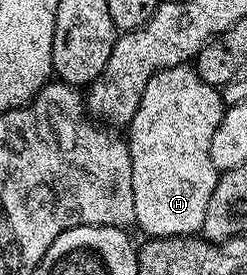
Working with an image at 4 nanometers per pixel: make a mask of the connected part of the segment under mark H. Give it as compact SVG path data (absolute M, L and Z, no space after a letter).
M193 65L173 66L167 70L156 72L152 80L148 80L148 88L144 88L144 96L140 96L140 108L136 108L136 116L132 116L128 127L128 145L132 156L132 200L136 200L136 226L142 229L144 235L155 238L168 238L174 235L197 235L204 224L204 212L208 208L208 199L212 196L212 188L216 188L220 171L214 167L210 155L210 141L220 128L220 120L224 113L222 96L219 87L200 80L197 70Z

